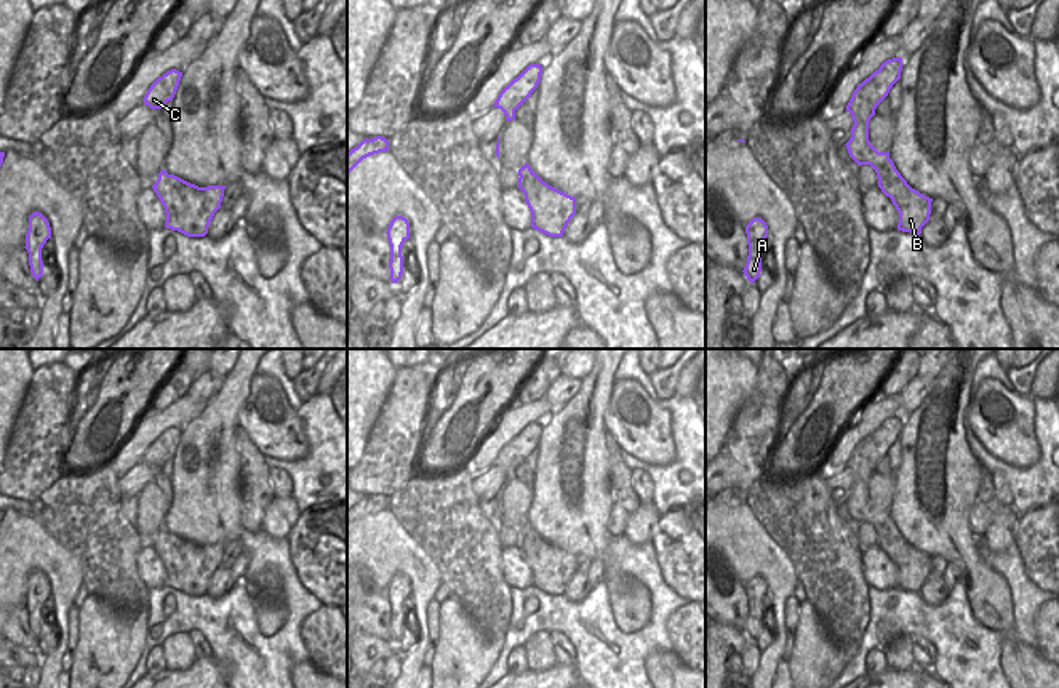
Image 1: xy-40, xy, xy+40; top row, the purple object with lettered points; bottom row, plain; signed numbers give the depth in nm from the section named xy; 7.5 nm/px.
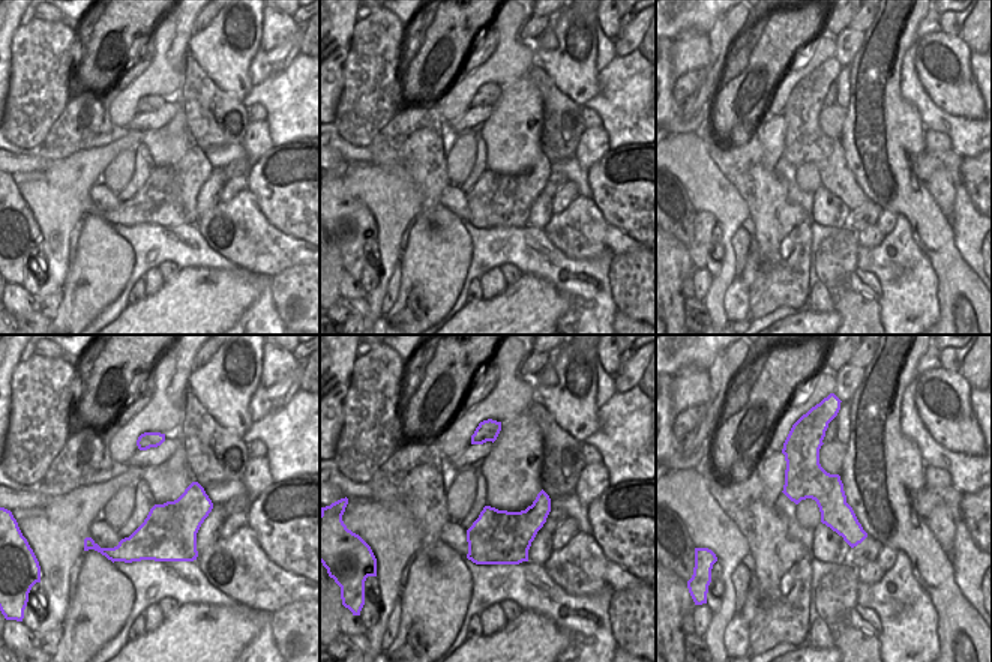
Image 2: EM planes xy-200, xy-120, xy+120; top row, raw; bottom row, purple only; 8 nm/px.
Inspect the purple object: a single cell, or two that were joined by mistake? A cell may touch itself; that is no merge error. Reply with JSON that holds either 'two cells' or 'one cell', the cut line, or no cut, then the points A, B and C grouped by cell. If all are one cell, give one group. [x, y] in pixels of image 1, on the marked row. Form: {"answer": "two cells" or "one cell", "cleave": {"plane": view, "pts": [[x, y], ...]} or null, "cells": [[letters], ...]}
{"answer": "two cells", "cleave": {"plane": "xy+40", "pts": [[909, 186], [904, 186], [899, 191], [899, 197], [891, 200]]}, "cells": [["A", "B"], ["C"]]}

